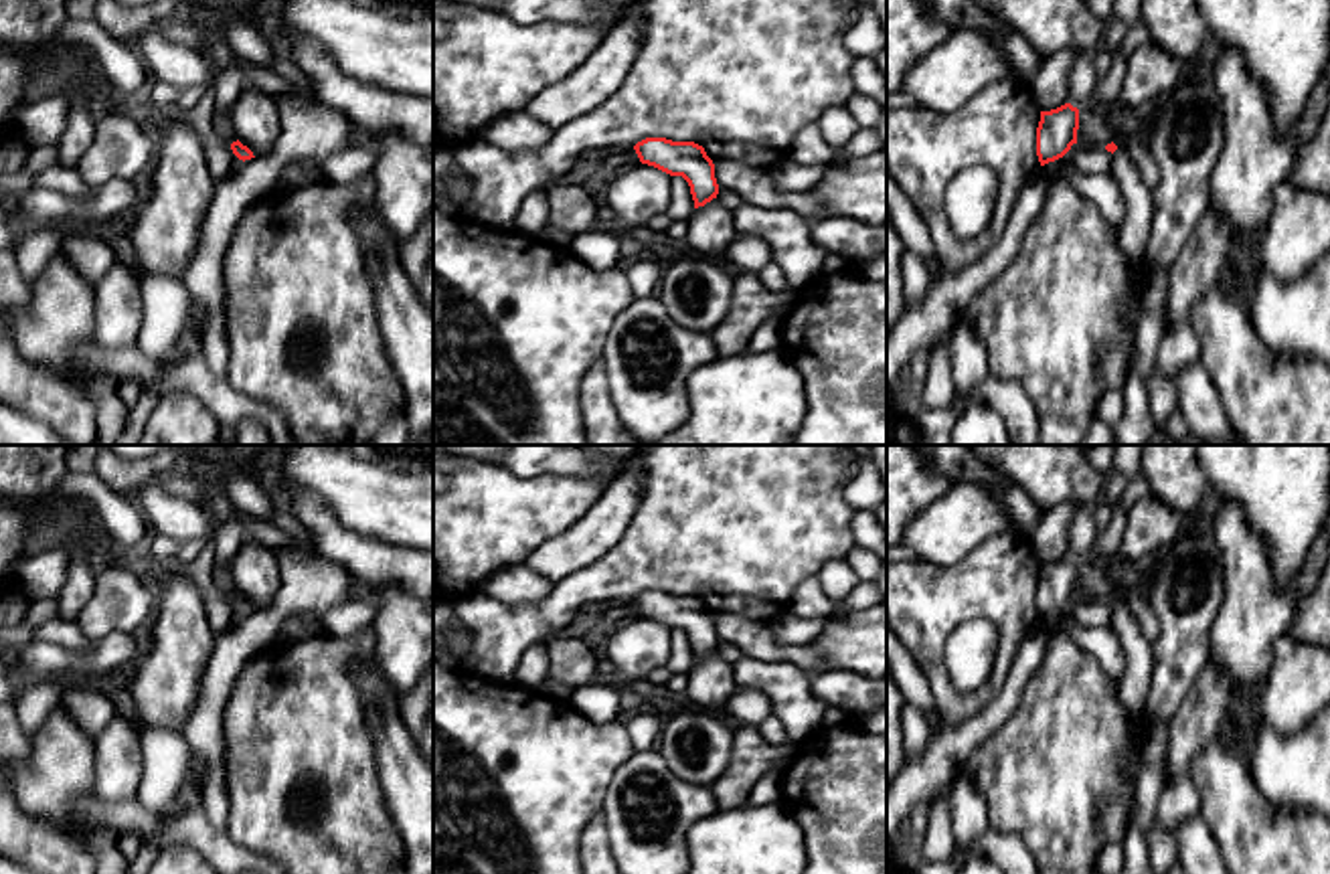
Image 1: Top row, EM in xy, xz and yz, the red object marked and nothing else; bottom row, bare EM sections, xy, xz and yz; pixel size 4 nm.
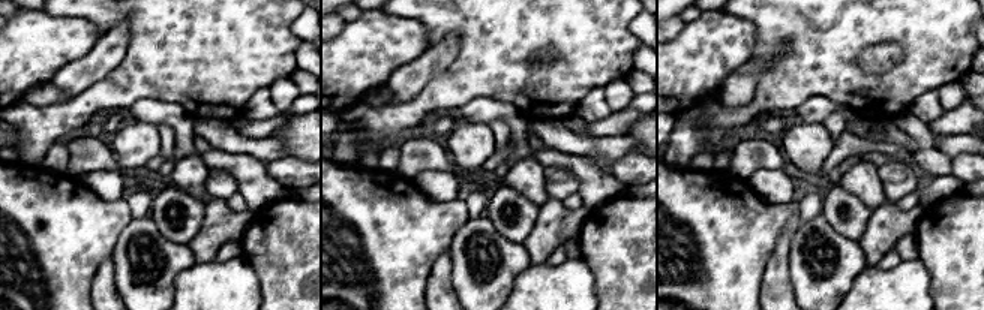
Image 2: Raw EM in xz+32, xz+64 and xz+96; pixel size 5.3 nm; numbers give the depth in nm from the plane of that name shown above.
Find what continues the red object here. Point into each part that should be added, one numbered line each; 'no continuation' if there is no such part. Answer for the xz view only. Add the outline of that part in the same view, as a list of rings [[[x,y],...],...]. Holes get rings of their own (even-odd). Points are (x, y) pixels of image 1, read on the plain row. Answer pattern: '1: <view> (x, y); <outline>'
no continuation

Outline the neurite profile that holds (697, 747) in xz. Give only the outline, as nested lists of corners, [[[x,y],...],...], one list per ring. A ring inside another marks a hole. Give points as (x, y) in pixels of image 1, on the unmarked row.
[[[698,708],[664,716],[656,751],[682,781],[711,787],[729,767],[735,728]]]

